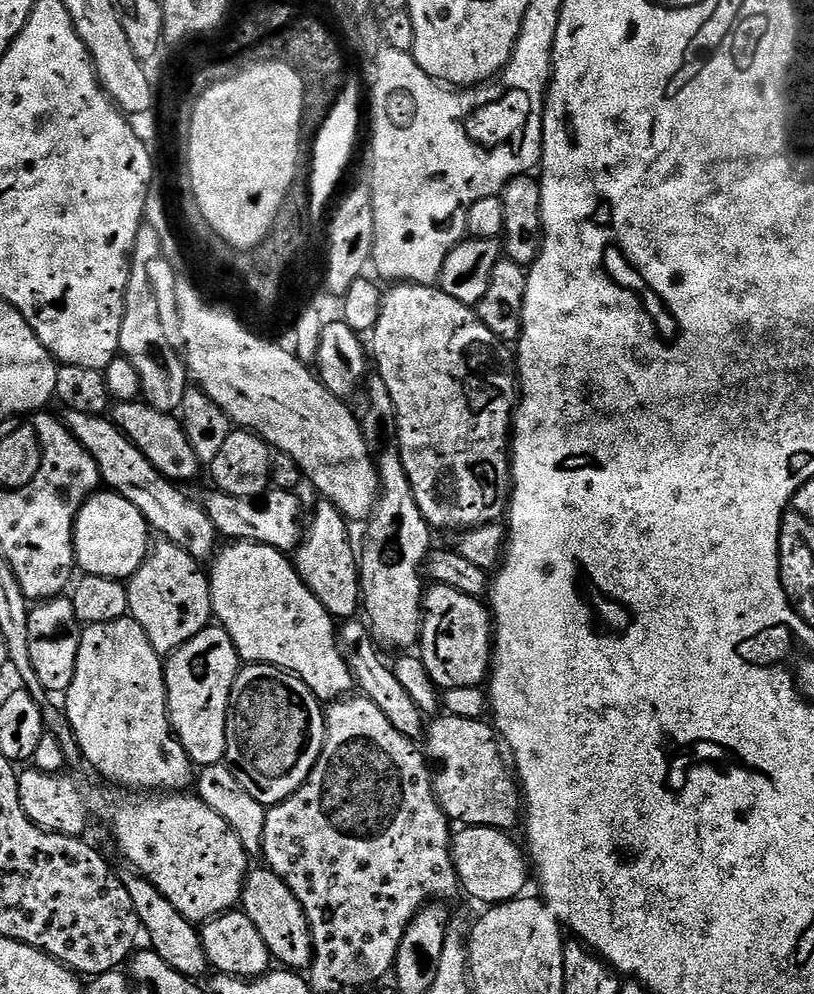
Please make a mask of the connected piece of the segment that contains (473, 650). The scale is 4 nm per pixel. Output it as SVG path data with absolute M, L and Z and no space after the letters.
M433 583L424 593L424 618L420 626L418 657L437 689L479 688L489 679L494 663L494 625L483 599L467 596L450 586Z

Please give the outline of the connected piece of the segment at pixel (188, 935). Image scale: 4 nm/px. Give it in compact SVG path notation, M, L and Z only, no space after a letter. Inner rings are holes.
M128 870L128 873L123 873L122 879L130 894L130 902L134 902L134 910L140 919L143 935L146 940L148 936L149 942L152 943L149 944L151 951L156 952L158 958L162 958L162 962L166 962L166 966L170 966L178 974L189 978L200 978L196 976L204 975L207 977L210 965L206 958L206 950L202 946L200 928L193 921L178 914L178 910L174 910L174 905L139 872Z

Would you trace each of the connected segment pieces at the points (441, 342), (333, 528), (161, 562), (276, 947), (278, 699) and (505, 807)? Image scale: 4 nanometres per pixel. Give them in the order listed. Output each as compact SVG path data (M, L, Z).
M396 282L389 292L382 296L380 314L375 328L370 333L370 356L380 367L379 383L383 384L392 400L394 413L394 436L398 441L402 466L406 466L406 478L410 478L410 486L414 490L414 502L418 502L418 510L422 510L422 518L426 518L429 528L459 534L472 528L484 528L488 524L497 523L505 515L510 499L512 483L512 465L510 463L510 433L512 417L518 403L518 373L514 356L506 349L505 341L498 339L476 315L469 305L458 302L458 298L450 298L439 286L430 284L409 284Z
M321 499L319 503L316 517L309 528L307 525L306 535L294 553L296 573L333 618L351 621L362 608L358 552L355 547L352 549L352 540L348 537L349 521L328 500Z
M160 543L149 551L144 565L127 581L126 587L131 619L146 630L146 638L150 638L150 646L154 646L157 654L167 658L203 628L209 627L214 615L209 577L200 573L201 561L186 554L186 550L176 544Z
M259 867L251 869L244 882L241 909L254 922L277 963L282 962L283 967L293 971L305 971L311 967L313 951L312 935L301 903L294 897L293 891L271 869Z
M248 664L241 667L228 703L224 760L234 778L238 778L242 790L246 790L250 798L265 806L281 804L293 796L308 781L318 758L324 752L325 715L321 700L291 672L269 664Z
M440 714L427 725L427 740L426 756L434 765L436 801L449 821L457 820L460 826L501 830L512 830L521 823L520 786L491 723Z

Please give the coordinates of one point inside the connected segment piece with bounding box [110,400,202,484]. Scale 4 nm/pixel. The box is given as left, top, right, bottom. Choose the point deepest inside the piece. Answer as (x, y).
(159, 435)

